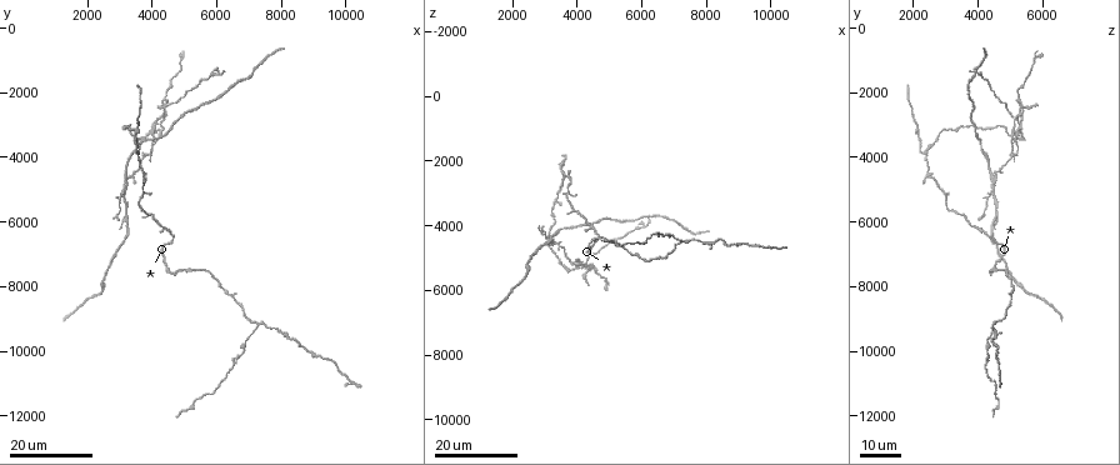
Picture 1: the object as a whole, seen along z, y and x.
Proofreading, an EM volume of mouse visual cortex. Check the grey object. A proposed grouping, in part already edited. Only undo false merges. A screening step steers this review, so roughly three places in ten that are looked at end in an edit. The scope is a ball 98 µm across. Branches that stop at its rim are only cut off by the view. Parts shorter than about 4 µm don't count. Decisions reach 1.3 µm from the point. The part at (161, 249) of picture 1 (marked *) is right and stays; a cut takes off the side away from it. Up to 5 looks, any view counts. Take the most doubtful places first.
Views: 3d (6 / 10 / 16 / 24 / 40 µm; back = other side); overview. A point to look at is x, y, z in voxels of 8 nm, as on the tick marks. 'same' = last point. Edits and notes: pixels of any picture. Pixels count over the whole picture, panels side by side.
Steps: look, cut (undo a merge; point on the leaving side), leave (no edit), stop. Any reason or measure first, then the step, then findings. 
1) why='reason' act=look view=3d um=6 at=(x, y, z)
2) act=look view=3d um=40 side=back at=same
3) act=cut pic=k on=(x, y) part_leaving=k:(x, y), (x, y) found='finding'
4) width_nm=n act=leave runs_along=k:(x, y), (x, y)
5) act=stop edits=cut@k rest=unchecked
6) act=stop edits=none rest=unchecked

why='side arm on a straight run' act=look view=3d um=16 at=(4500, 6200, 4000)

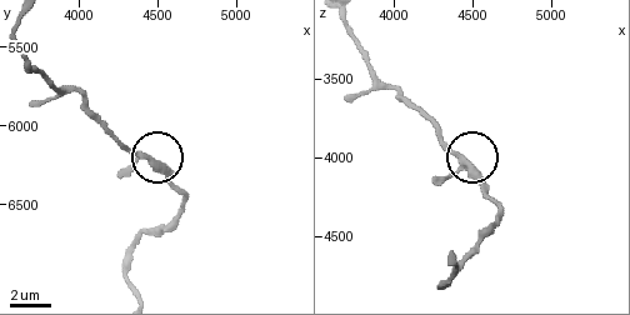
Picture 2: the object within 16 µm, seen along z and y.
act=look view=3d um=10 at=(4420, 6200, 4000)

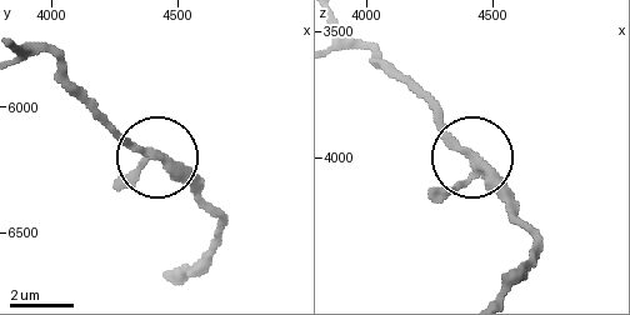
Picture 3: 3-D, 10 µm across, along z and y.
act=look view=3d um=6 at=(4400, 6190, 4000)

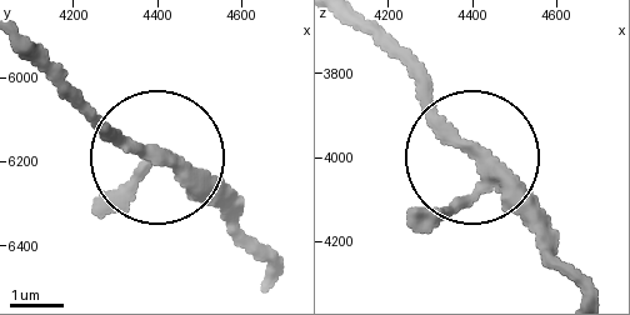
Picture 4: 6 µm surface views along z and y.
width_nm=240 act=leave found='continuous, no second cell'

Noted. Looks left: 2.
why='three arms meet' act=look view=3d um=16 at=(3800, 3400, 5400)

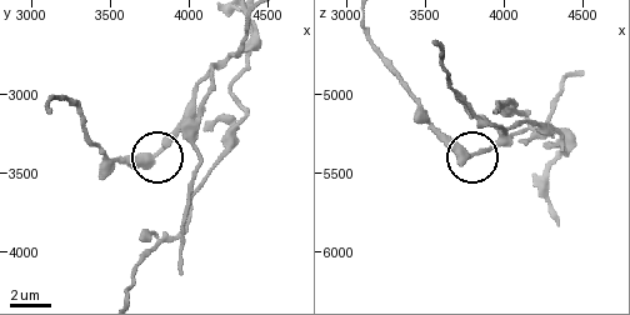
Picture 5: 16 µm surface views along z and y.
act=look view=3d um=6 at=(3760, 3400, 5360)

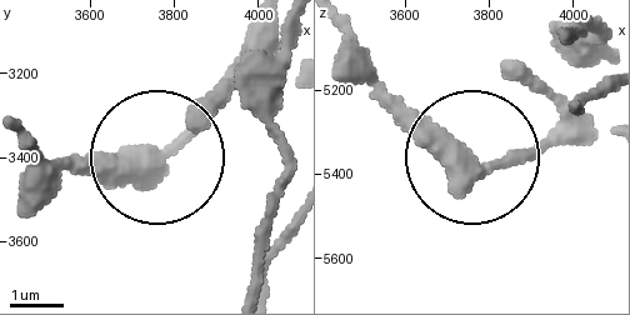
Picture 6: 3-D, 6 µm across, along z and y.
width_nm=360 act=cut pic=6 on=(516, 158) part_leaving=6:(473, 188), (566, 134) found='two cells meet here'

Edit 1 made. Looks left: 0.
act=stop edits=cut@6 rest=unchecked

